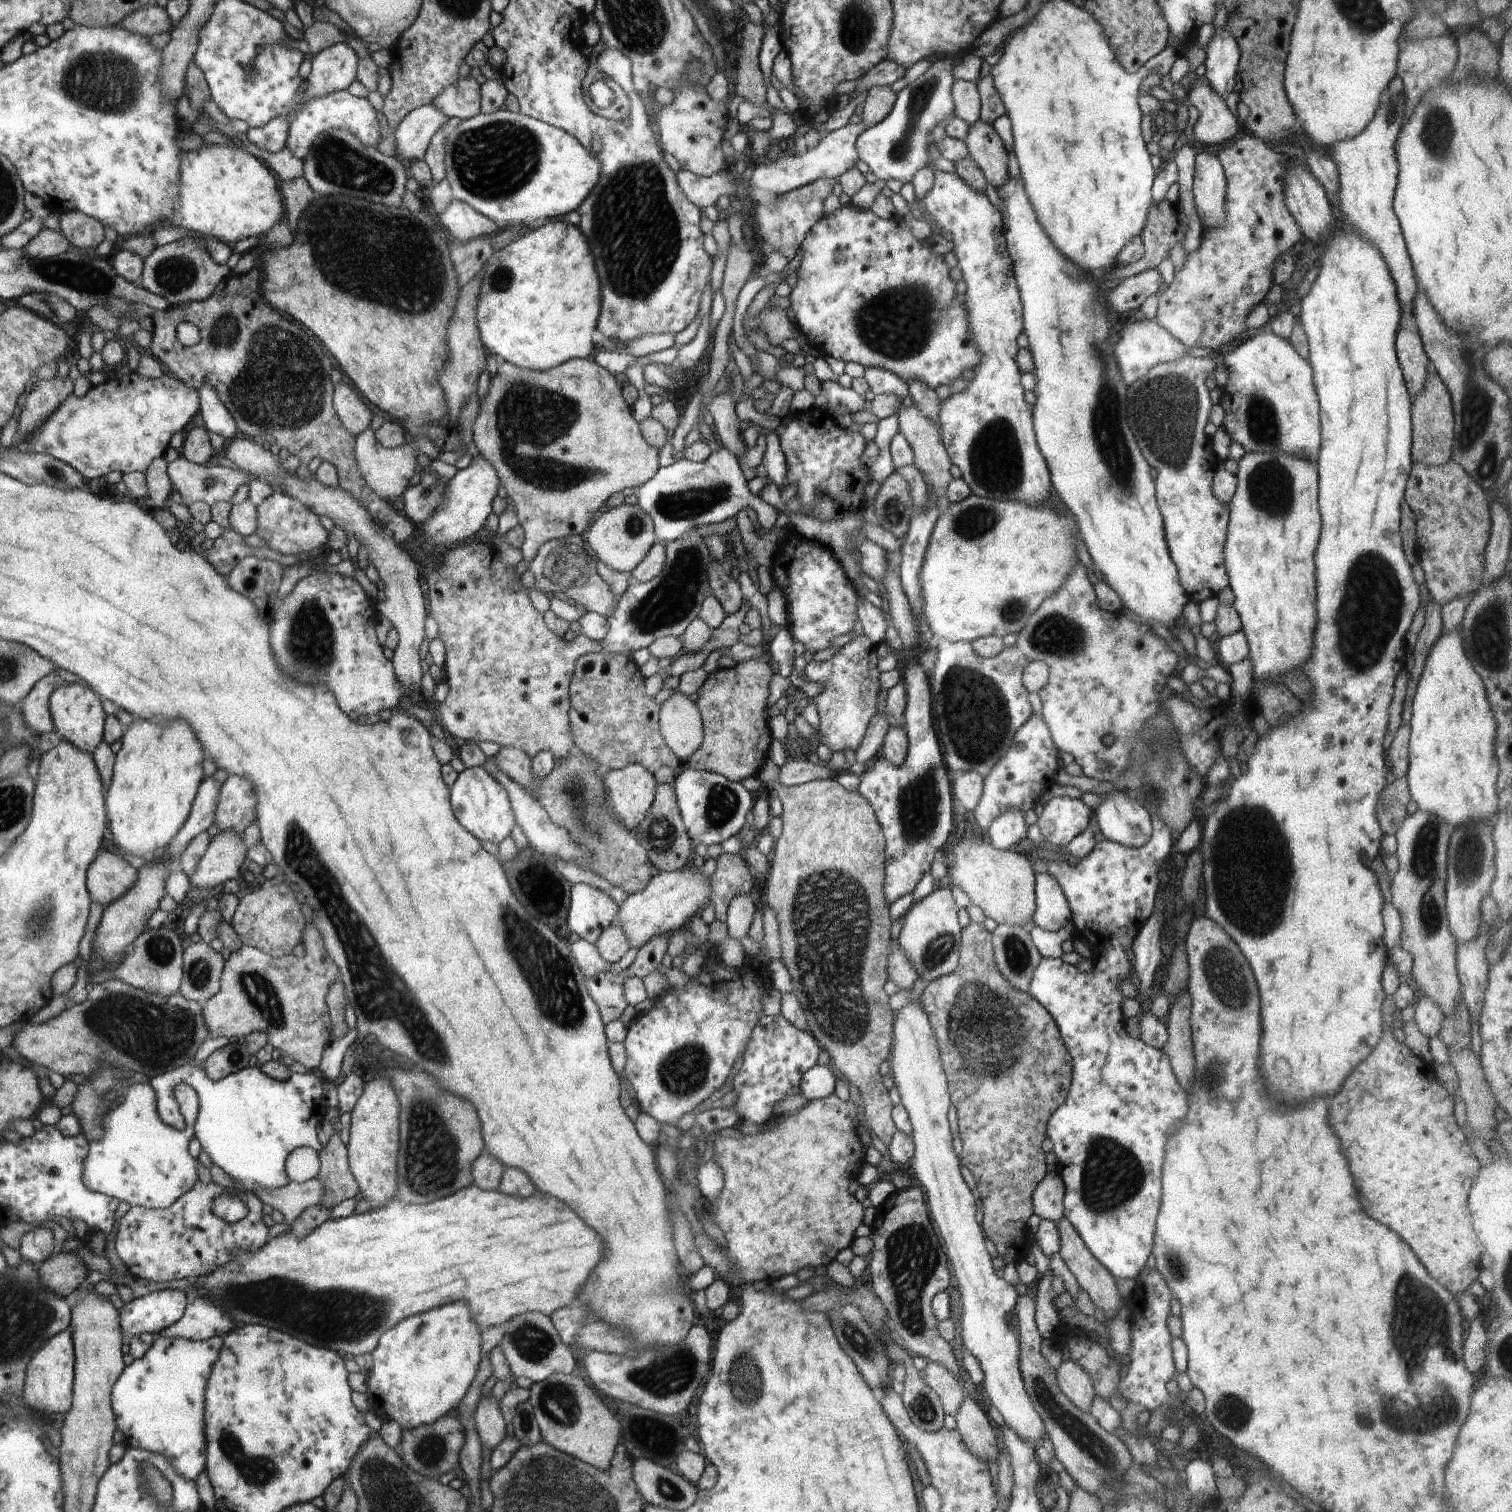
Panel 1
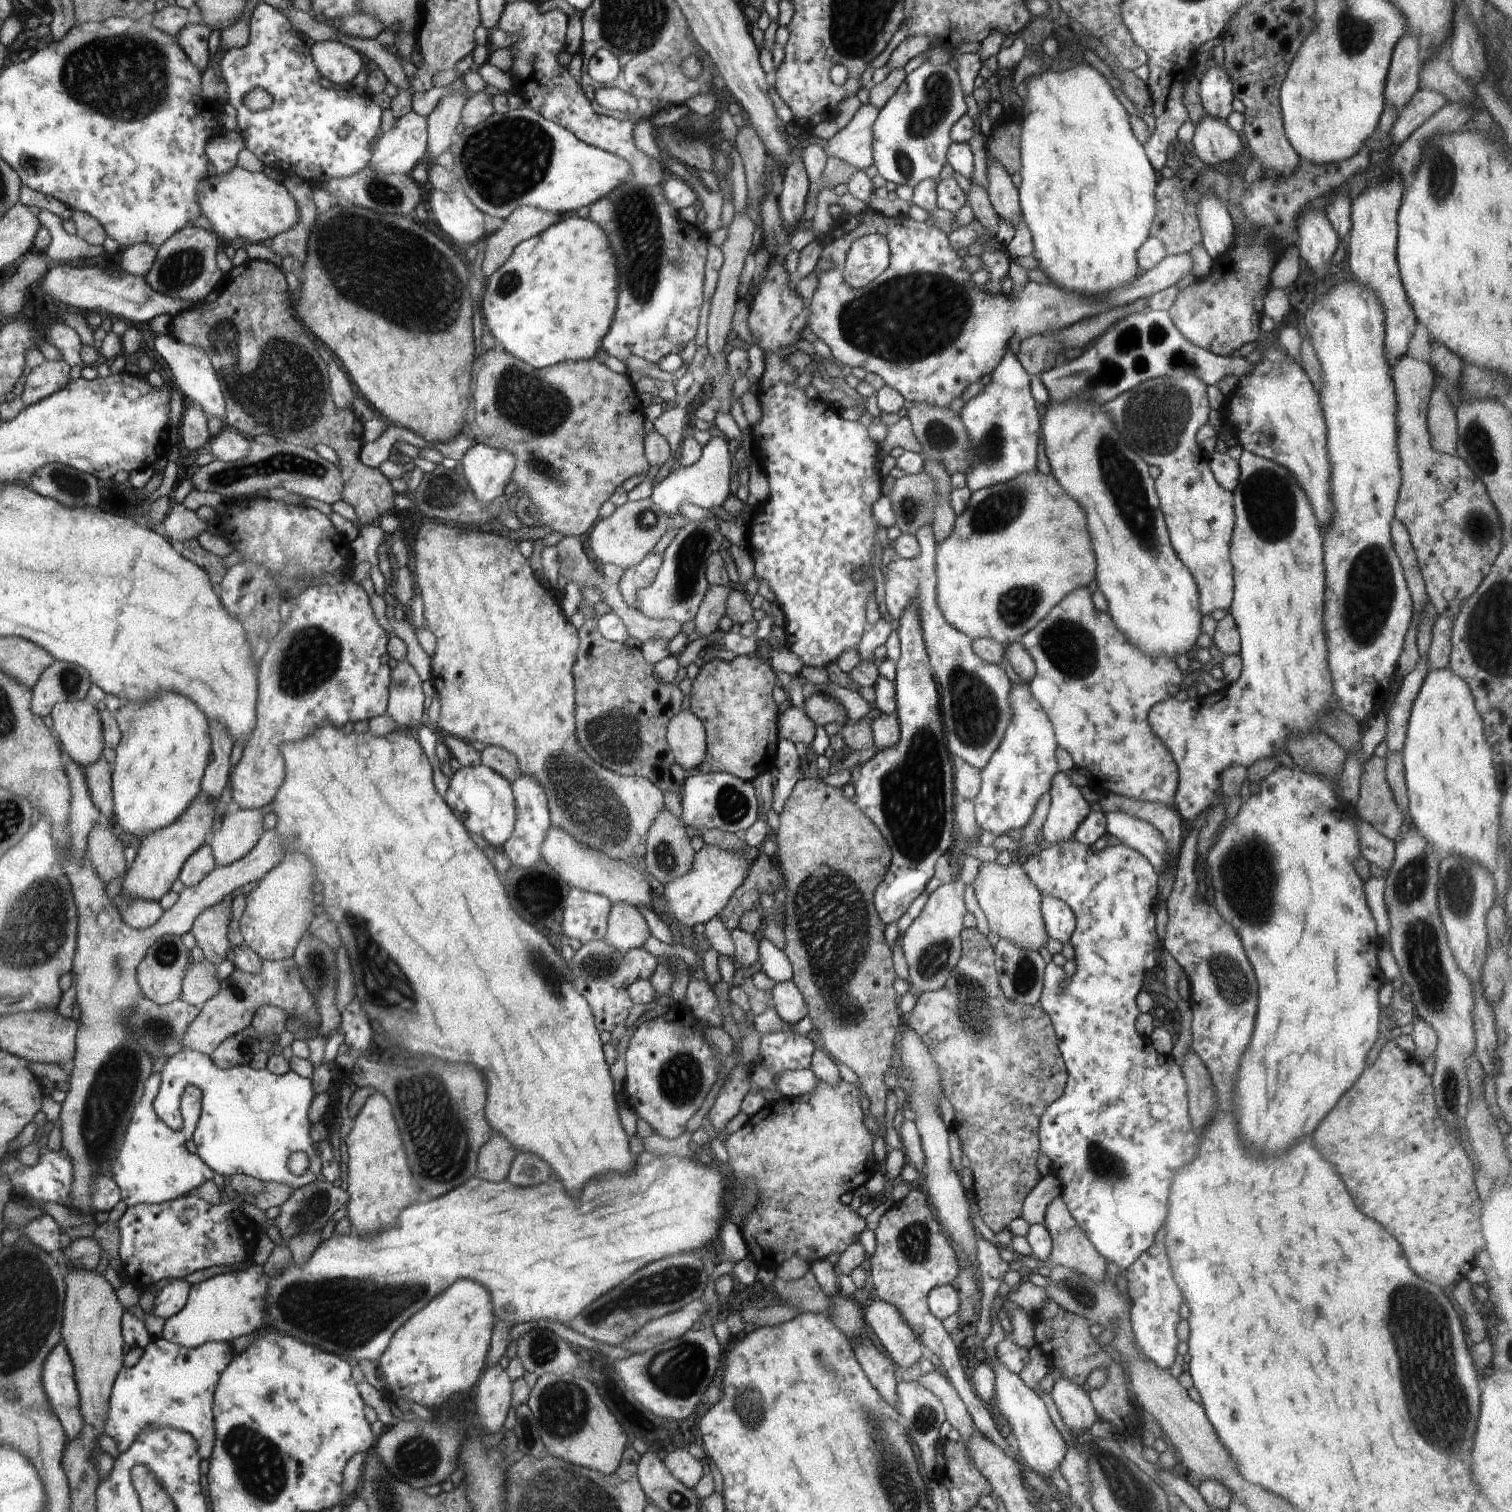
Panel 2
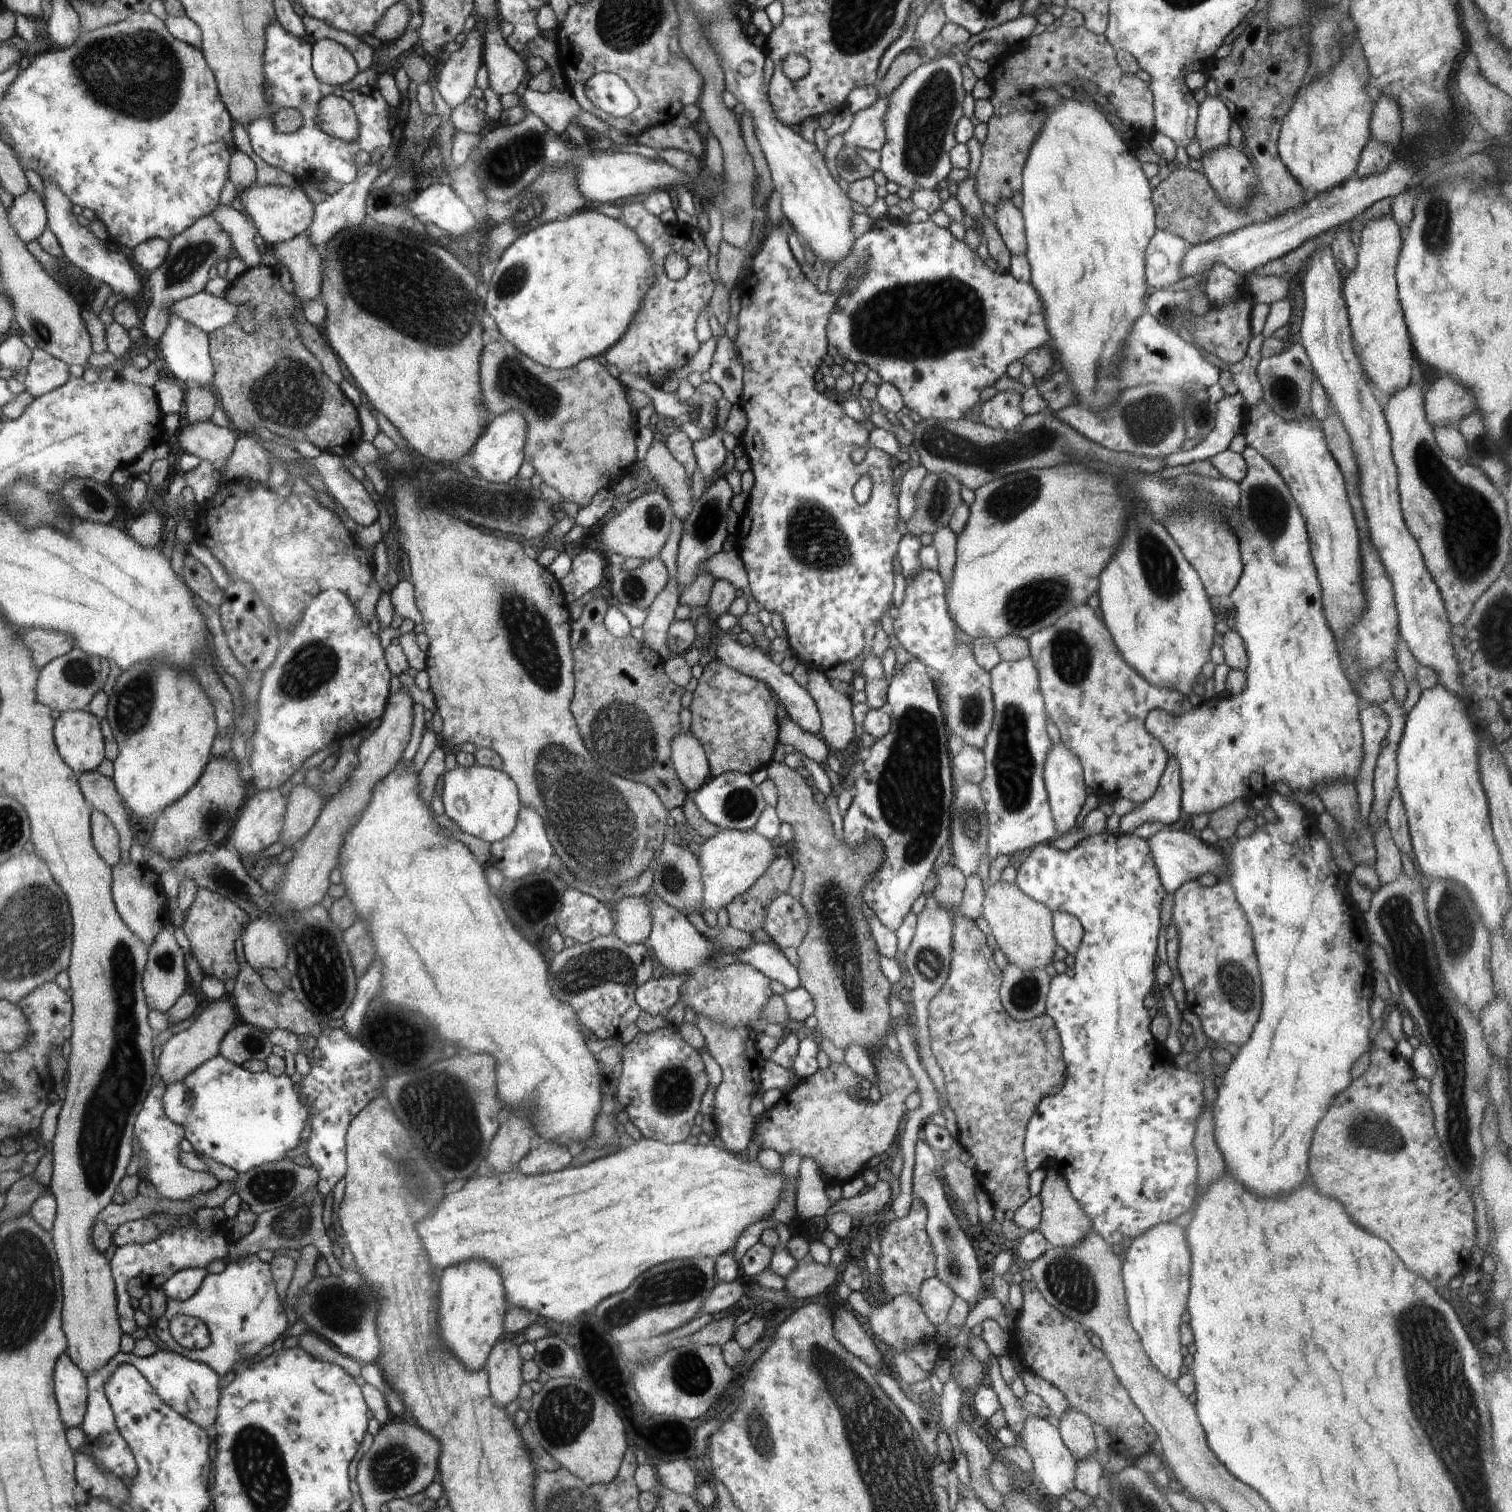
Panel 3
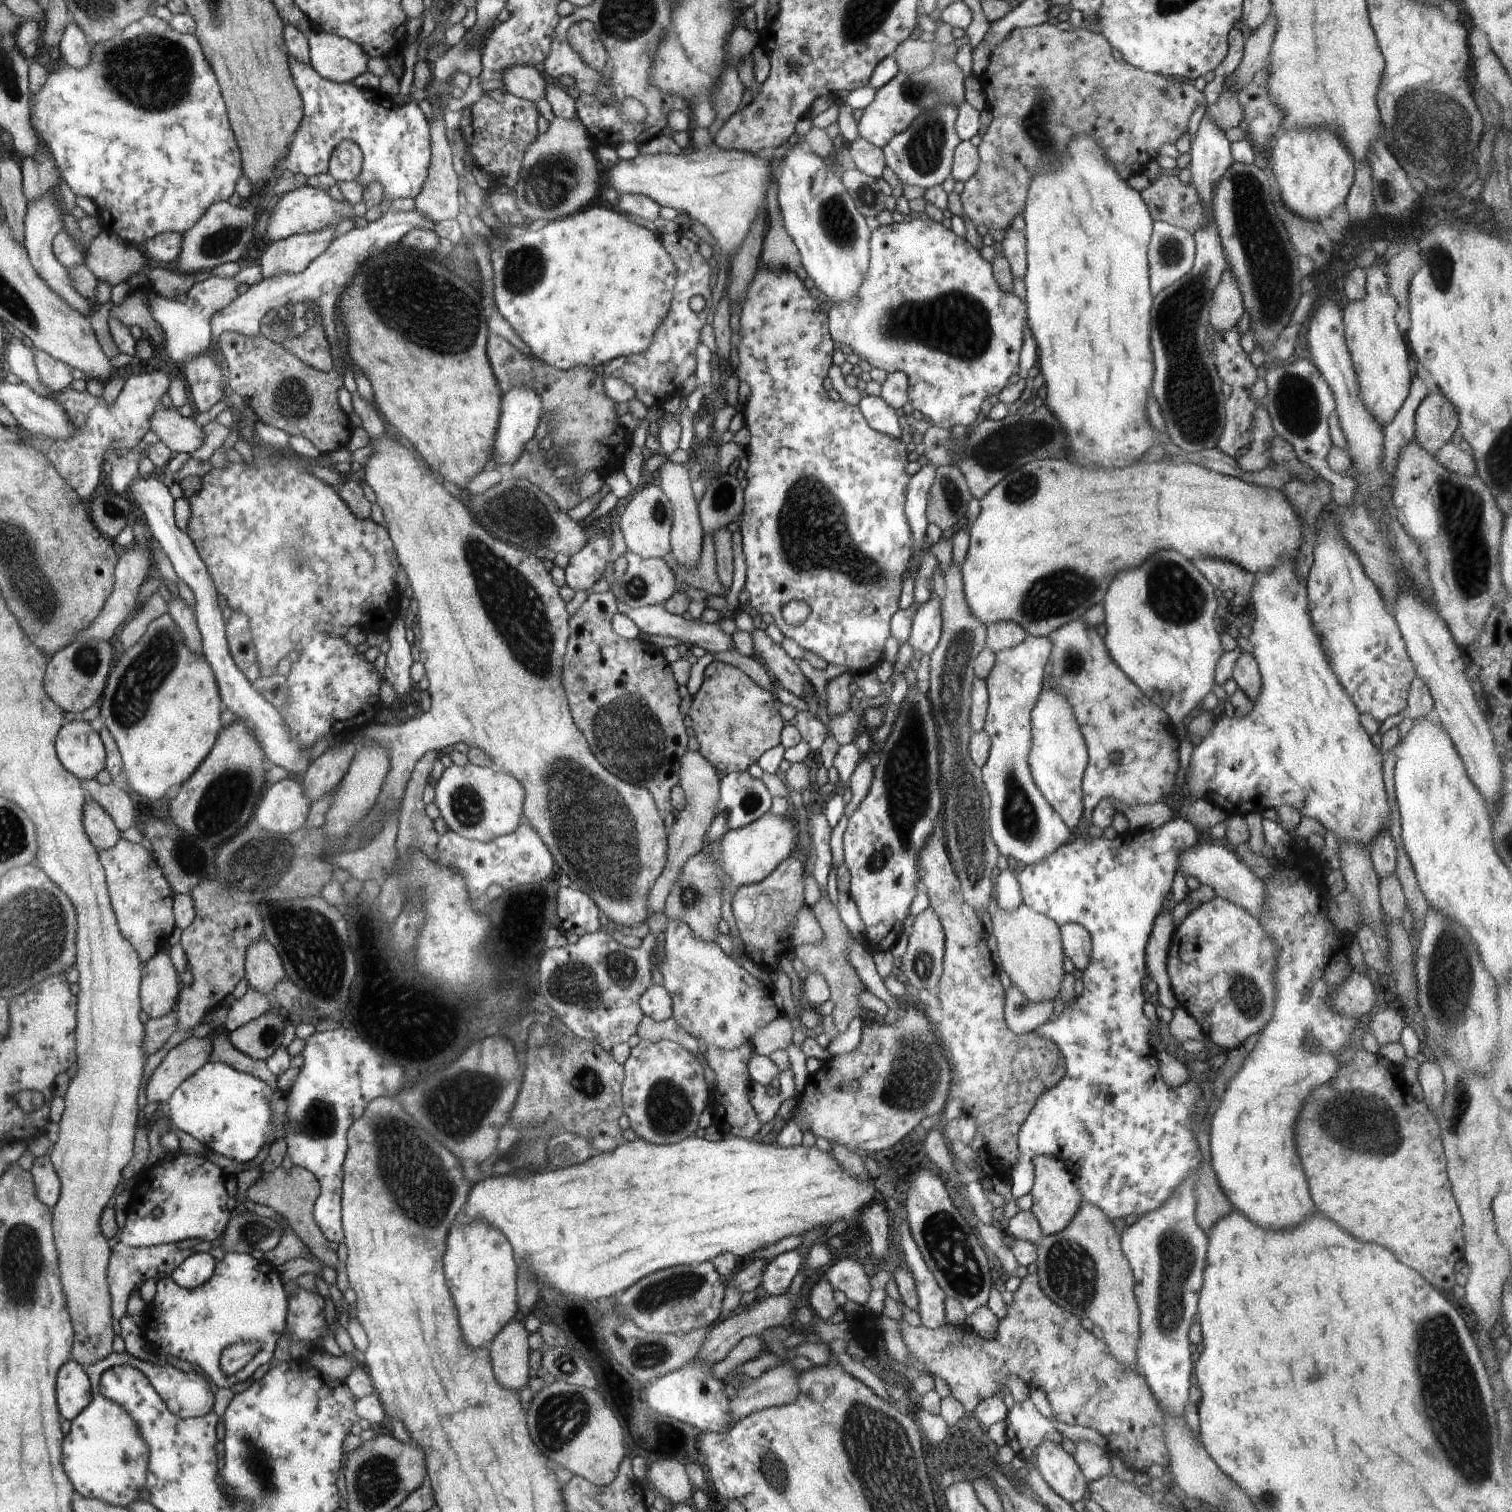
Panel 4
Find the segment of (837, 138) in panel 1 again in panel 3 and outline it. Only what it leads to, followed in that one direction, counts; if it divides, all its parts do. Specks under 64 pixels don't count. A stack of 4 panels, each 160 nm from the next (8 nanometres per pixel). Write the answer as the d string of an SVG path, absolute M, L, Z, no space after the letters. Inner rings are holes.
M891 96L880 97L872 106L854 113L849 130L843 135L846 145L880 152L886 142L885 116L890 108Z

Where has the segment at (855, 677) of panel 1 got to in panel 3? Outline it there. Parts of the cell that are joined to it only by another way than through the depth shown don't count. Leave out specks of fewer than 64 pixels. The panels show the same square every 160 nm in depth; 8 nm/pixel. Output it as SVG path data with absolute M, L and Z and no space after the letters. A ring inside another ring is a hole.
M717 631L714 634L714 638L710 638L710 642L715 643L715 657L718 657L730 668L734 668L734 670L746 676L754 677L756 680L767 684L771 688L778 703L784 705L784 710L786 710L790 720L793 720L804 732L820 736L821 714L816 708L814 699L805 688L794 681L791 674L784 673L780 666L772 661L768 652L758 648L755 644L744 646L735 639L733 632L730 631Z

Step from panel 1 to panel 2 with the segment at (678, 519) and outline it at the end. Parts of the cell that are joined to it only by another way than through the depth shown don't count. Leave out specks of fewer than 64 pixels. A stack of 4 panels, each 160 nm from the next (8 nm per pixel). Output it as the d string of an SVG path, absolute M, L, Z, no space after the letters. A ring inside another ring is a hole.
M713 436L709 442L702 447L701 459L689 467L680 466L680 470L677 468L672 469L670 474L660 484L653 488L651 499L667 514L667 517L671 521L671 516L674 514L681 514L678 506L682 502L690 502L700 508L706 508L706 510L712 510L716 513L720 513L725 500L730 493L730 448L728 447L728 440L721 438L720 436Z

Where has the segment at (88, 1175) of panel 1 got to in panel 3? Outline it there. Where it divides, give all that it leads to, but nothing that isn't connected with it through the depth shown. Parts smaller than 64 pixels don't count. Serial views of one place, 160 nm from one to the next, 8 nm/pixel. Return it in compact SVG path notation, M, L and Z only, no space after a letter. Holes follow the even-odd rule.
M156 1079L143 1102L142 1110L138 1112L134 1135L138 1136L142 1145L139 1169L145 1162L148 1163L148 1172L144 1179L152 1182L161 1198L185 1201L196 1194L206 1195L216 1189L220 1182L212 1171L194 1171L180 1164L179 1143L184 1138L184 1129L180 1124L174 1124L163 1111L162 1095L165 1087L161 1079Z

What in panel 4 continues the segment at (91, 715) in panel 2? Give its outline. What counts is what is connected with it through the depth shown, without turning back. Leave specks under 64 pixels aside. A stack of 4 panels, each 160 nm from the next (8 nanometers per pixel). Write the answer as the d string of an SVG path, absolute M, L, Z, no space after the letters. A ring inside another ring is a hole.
M66 722L55 741L58 760L80 781L93 780L105 769L105 749L100 734L89 722Z

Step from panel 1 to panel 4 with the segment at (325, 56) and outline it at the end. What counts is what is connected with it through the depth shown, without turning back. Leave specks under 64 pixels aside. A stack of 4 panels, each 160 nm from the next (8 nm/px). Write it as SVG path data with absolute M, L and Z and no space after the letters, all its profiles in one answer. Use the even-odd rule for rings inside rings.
M313 29L307 37L309 58L314 71L334 83L351 83L367 72L369 57L354 42Z

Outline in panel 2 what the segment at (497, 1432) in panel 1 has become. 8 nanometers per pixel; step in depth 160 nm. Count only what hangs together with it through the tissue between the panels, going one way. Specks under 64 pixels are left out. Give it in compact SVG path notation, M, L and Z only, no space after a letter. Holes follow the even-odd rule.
M501 1365L485 1368L476 1386L474 1416L488 1433L500 1430L511 1422L513 1381Z

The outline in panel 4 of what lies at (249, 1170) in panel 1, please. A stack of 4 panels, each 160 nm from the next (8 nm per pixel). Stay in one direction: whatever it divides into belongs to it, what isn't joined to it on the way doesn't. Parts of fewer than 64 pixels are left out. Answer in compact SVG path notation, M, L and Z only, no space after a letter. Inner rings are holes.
M207 1062L174 1090L168 1100L168 1118L173 1128L190 1134L209 1151L246 1164L256 1158L264 1146L275 1141L270 1138L276 1126L270 1102L277 1090L228 1064Z

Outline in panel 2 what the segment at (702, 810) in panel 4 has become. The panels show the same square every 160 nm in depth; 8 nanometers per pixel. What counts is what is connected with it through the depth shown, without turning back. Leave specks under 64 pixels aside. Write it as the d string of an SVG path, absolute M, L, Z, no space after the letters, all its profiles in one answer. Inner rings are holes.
M680 710L667 726L666 738L675 761L685 771L697 769L707 753L705 728L690 710ZM624 901L612 904L607 920L607 933L604 939L608 944L617 948L620 954L634 950L636 947L642 947L646 940L650 938L650 935L646 920L635 906Z

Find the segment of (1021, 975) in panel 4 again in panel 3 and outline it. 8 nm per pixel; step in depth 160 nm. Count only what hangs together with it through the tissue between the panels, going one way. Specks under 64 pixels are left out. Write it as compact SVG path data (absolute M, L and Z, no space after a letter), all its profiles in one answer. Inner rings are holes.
M998 881L985 888L982 917L988 922L998 948L1009 962L1029 971L1045 968L1056 961L1054 955L1058 944L1054 936L1051 910L1022 892L1016 883L1012 885Z

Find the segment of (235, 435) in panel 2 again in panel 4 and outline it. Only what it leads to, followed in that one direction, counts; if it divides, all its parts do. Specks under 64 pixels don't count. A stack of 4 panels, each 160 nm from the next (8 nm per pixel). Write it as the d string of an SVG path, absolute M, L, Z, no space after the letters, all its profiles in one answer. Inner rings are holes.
M161 403L154 414L150 416L149 430L155 432L160 441L166 444L172 452L190 456L204 444L204 438L206 438L204 426L197 425L194 418L184 418L177 409L167 403Z

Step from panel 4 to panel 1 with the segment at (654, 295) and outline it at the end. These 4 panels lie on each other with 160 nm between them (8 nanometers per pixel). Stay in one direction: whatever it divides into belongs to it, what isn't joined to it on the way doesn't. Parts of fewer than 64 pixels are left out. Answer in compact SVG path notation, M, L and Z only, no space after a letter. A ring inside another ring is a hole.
M563 219L550 220L547 225L526 232L518 240L512 241L503 249L495 250L494 254L483 265L480 274L482 282L476 311L477 327L483 345L489 354L495 354L499 360L533 371L547 371L570 359L593 358L597 347L591 336L594 329L597 328L601 311L601 282L595 267L594 255L590 252L590 246L588 246L588 240L578 226L571 225Z

